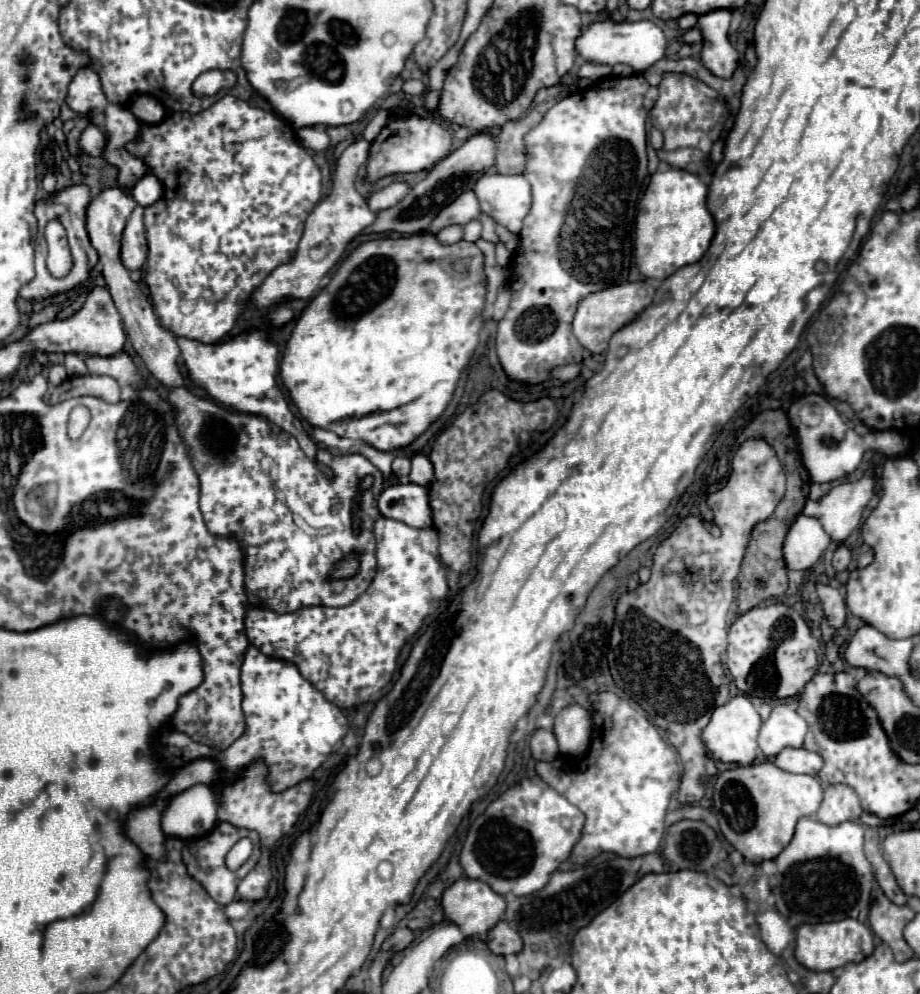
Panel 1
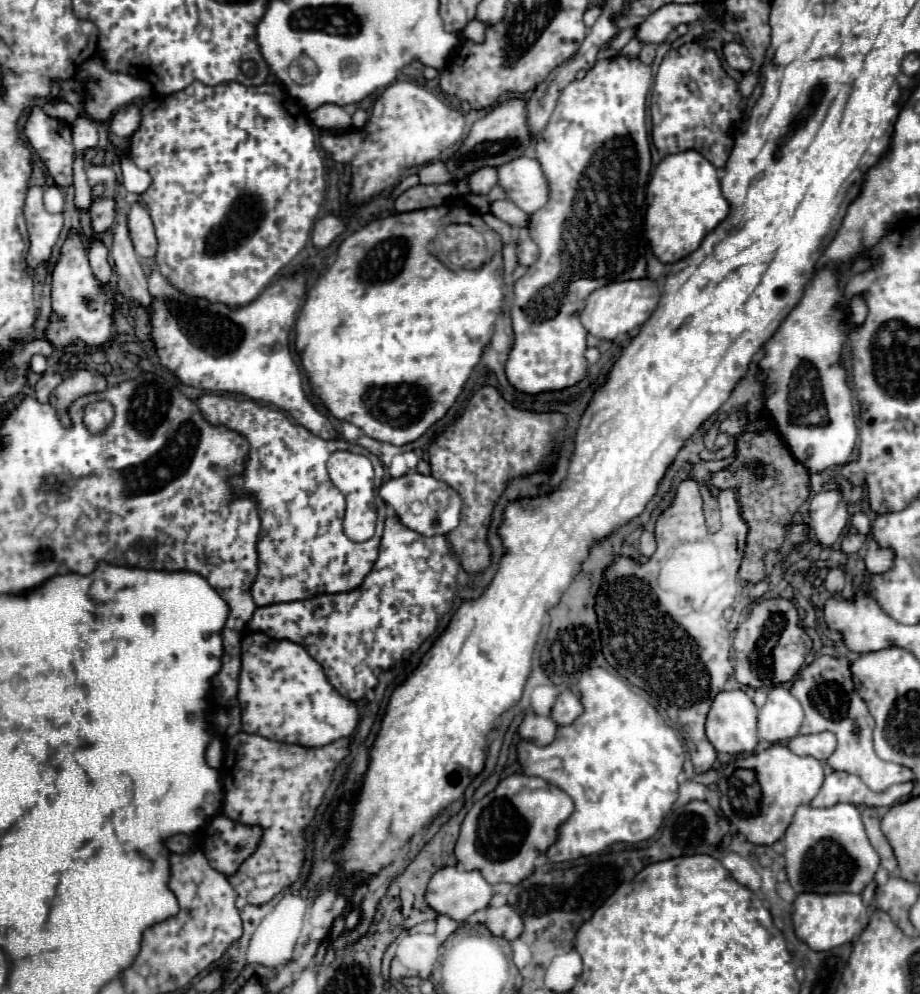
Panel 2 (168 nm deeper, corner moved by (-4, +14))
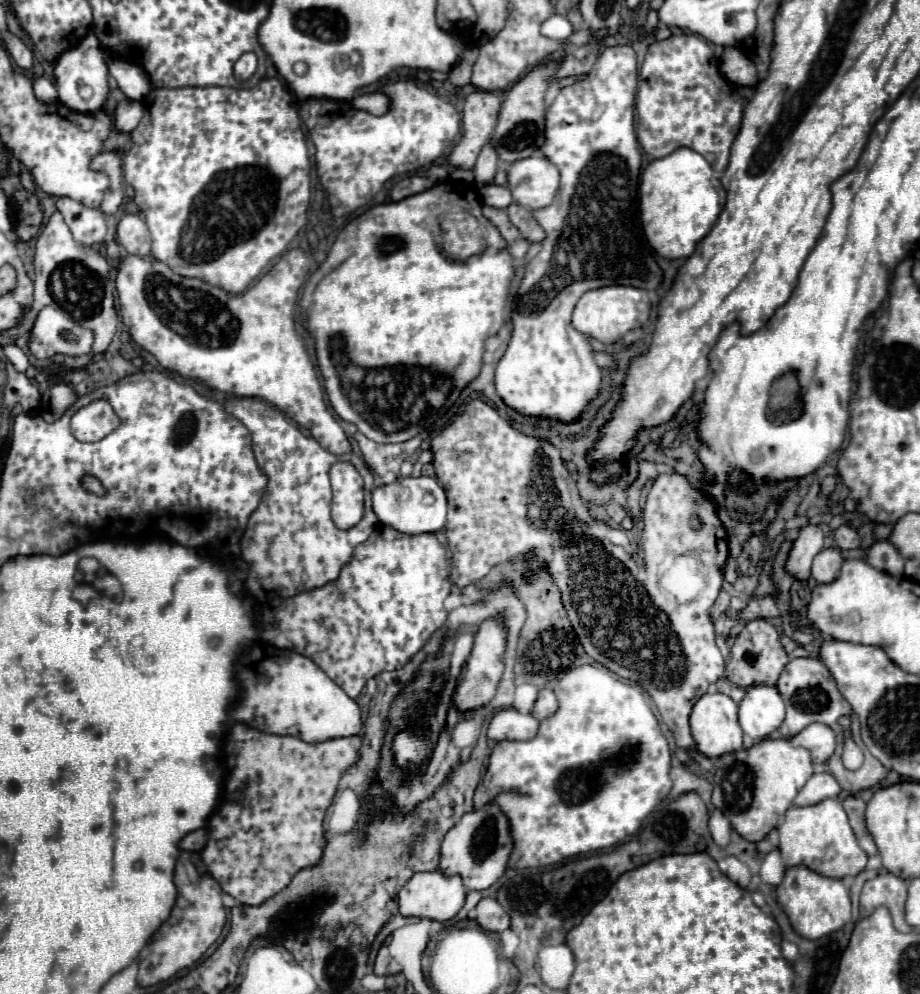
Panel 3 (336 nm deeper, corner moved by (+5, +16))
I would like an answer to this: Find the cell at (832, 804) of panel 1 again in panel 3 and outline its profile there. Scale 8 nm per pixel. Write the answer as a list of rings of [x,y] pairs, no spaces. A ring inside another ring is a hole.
[[[820,772],[820,774],[814,774],[804,784],[804,788],[794,798],[794,804],[796,806],[814,806],[826,798],[838,798],[840,792],[842,792],[842,786],[838,784],[838,780],[828,772]]]

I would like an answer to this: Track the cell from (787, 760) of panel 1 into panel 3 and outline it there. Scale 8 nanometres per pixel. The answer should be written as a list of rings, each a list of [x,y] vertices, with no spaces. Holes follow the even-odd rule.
[[[810,724],[802,732],[798,732],[790,742],[794,746],[802,746],[802,748],[810,750],[812,760],[820,762],[820,764],[826,762],[836,748],[834,732],[824,724]]]

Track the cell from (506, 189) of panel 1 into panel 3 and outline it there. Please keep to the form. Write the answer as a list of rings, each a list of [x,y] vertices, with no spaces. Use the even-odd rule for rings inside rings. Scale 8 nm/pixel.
[[[530,156],[508,166],[508,190],[516,204],[538,210],[548,206],[558,190],[558,170],[544,156]]]

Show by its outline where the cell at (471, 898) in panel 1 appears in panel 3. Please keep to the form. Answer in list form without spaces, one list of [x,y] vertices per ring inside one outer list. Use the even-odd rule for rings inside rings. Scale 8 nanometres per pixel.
[[[440,870],[418,872],[400,890],[400,914],[402,916],[418,916],[418,918],[430,918],[430,920],[446,922],[446,920],[454,918],[460,912],[460,908],[466,902],[466,892],[468,892],[468,888],[464,886],[460,876],[444,876]]]

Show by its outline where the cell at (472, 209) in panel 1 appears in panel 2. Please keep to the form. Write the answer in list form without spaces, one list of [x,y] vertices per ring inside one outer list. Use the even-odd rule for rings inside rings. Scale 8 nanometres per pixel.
[[[489,166],[477,170],[477,172],[469,178],[471,192],[473,192],[473,194],[481,194],[481,196],[489,194],[495,184],[497,184],[497,168],[489,168]]]

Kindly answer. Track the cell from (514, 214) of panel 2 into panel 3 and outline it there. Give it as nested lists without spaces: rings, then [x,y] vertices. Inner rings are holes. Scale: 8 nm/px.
[[[488,184],[480,190],[480,198],[486,206],[492,208],[508,208],[512,204],[512,194],[506,186],[496,186],[496,184]]]

